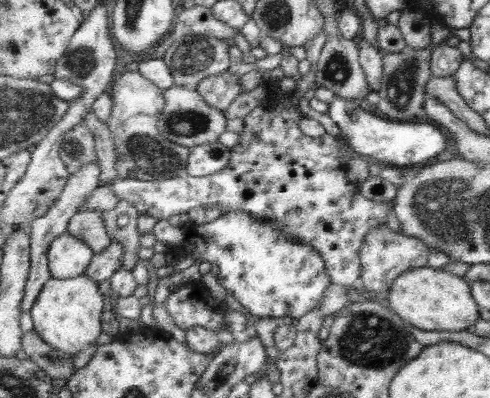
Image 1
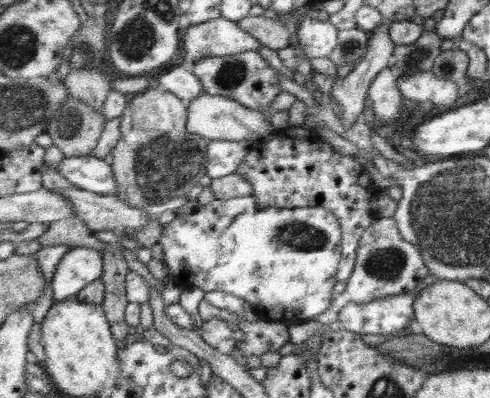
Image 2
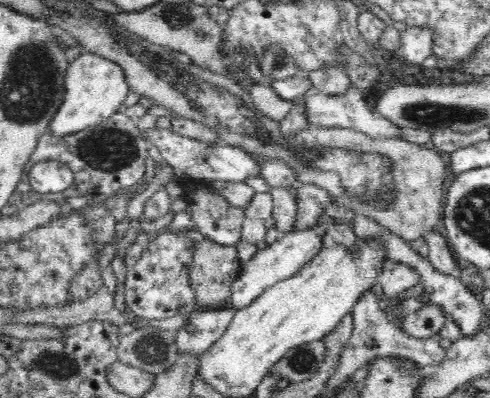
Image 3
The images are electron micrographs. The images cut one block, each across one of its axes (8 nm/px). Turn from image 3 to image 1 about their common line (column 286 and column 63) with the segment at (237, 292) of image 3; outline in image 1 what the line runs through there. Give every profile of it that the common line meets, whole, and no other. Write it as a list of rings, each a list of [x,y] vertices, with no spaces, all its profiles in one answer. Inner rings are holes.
[[[61,234],[49,250],[49,262],[53,278],[69,280],[77,276],[85,276],[89,264],[93,264],[95,250],[81,238],[73,234]]]

